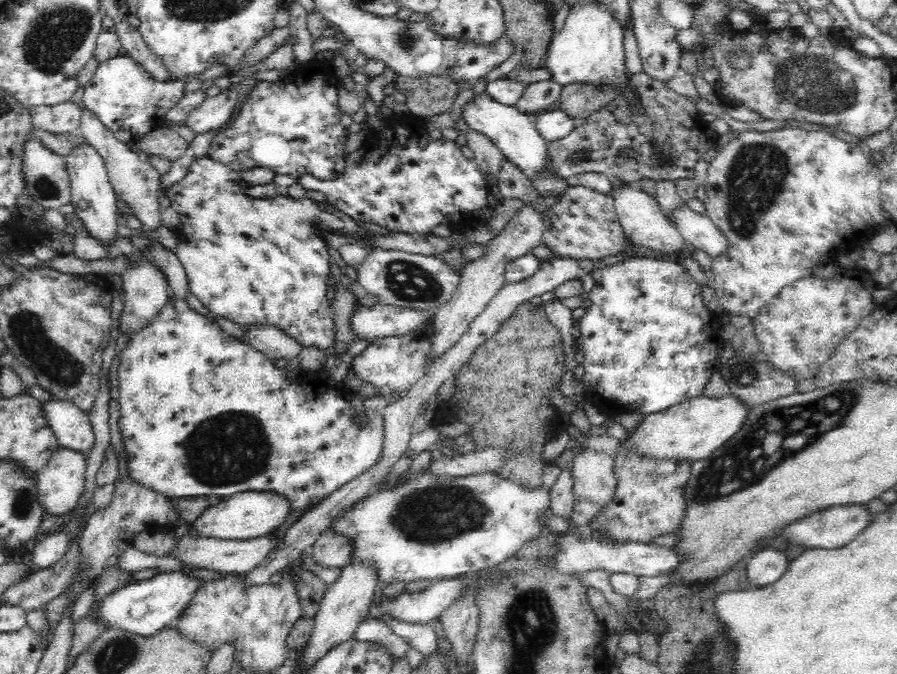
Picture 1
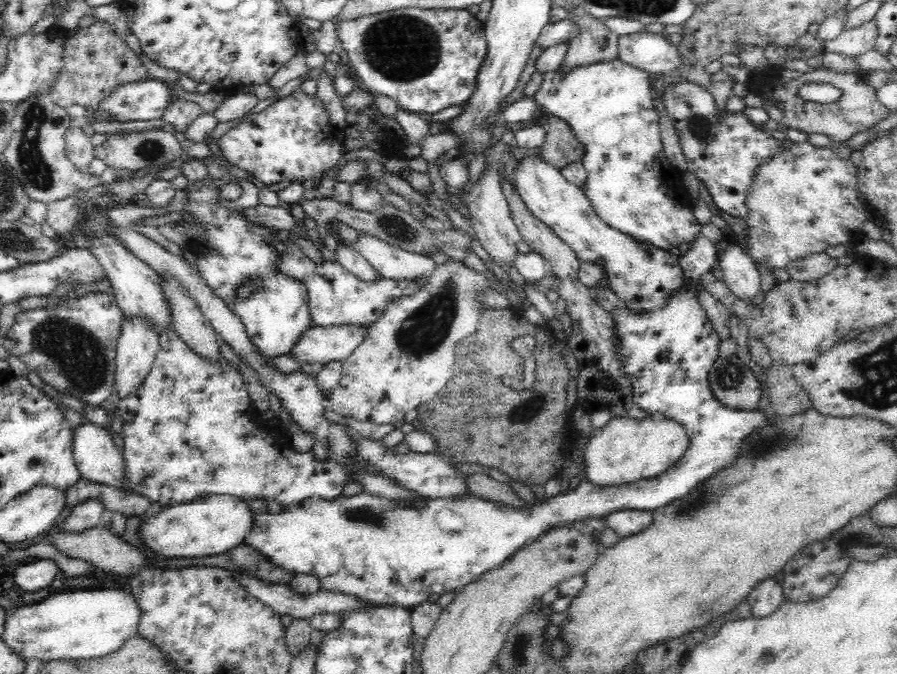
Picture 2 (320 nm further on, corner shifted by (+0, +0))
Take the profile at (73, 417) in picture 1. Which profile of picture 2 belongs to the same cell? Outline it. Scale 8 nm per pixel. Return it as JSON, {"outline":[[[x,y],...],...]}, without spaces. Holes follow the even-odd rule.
{"outline":[[[85,421],[73,429],[72,454],[81,478],[119,488],[123,475],[123,460],[120,450],[114,445],[112,432],[94,422]]]}

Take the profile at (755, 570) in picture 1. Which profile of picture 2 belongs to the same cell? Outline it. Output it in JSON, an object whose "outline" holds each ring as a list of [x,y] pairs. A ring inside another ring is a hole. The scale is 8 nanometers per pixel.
{"outline":[[[773,577],[762,579],[752,587],[747,600],[751,613],[755,617],[766,616],[774,612],[785,600],[782,585],[778,584]]]}

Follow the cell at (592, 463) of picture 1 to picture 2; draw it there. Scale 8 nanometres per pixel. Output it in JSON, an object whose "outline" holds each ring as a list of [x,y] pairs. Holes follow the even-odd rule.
{"outline":[[[618,509],[601,517],[605,526],[616,531],[620,538],[639,533],[650,526],[653,521],[653,511],[650,509]]]}

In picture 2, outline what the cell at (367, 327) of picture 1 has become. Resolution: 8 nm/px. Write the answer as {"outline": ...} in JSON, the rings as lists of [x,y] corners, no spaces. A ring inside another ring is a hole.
{"outline":[[[364,323],[363,325],[313,326],[302,334],[302,340],[294,348],[295,354],[292,358],[300,364],[319,362],[325,365],[328,362],[343,362],[368,336],[370,325]]]}

